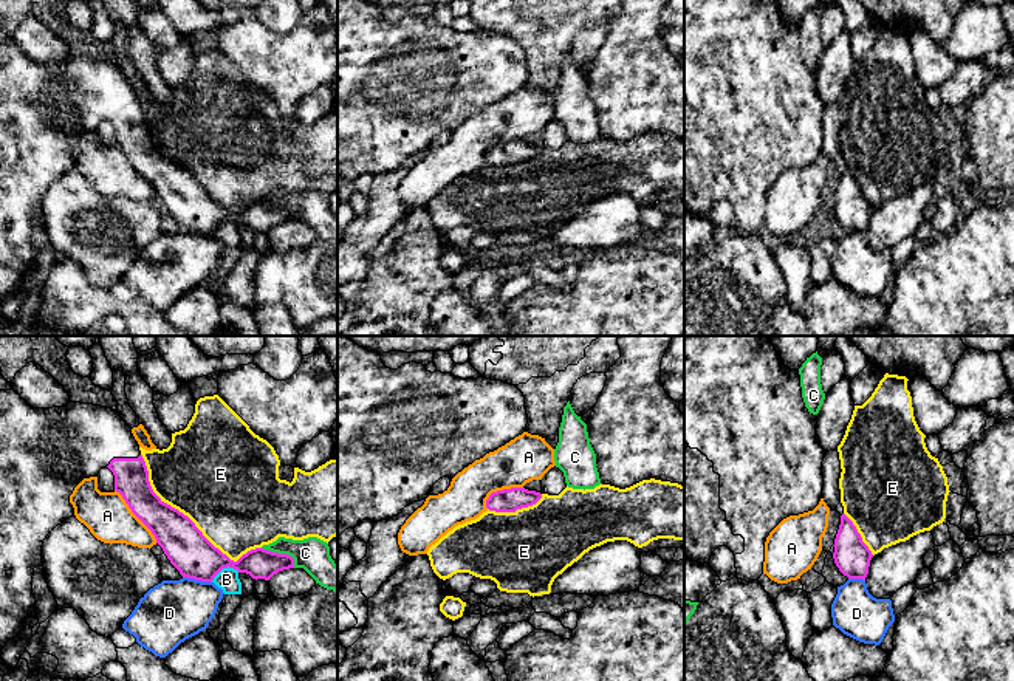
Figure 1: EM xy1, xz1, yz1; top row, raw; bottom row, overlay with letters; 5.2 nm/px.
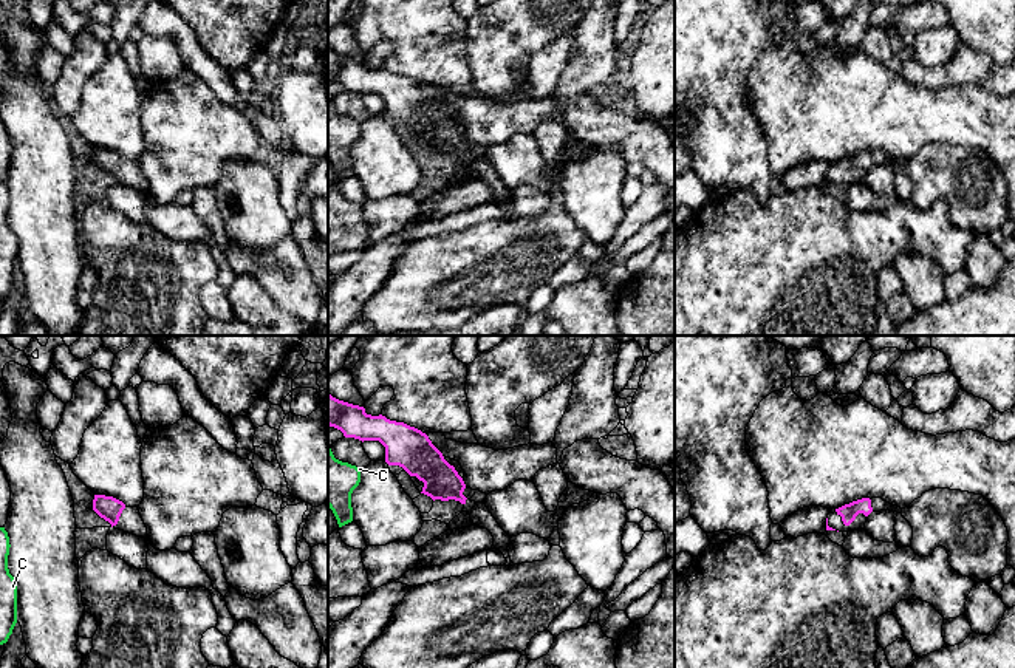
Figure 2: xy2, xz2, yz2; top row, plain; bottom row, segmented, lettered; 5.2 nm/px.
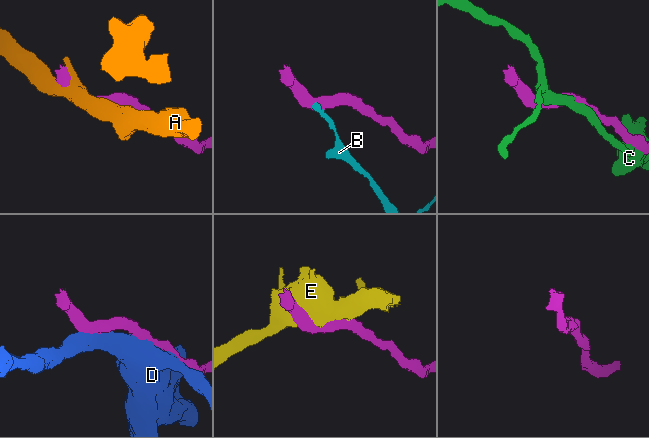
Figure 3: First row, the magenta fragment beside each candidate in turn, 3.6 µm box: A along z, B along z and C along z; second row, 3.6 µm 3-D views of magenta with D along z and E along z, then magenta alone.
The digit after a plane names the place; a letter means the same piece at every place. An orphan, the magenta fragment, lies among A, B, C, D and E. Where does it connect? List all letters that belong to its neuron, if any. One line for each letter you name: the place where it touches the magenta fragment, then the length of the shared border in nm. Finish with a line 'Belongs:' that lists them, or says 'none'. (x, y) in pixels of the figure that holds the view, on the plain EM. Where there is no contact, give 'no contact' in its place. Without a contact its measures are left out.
Belongs: none

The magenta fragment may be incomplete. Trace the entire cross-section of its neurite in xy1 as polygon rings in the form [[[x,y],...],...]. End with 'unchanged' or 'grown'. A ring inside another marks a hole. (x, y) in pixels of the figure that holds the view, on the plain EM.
[[[0,43],[0,303],[19,285],[37,279],[33,229],[36,220],[43,220],[43,193],[63,173],[76,170],[70,149],[84,132],[98,130],[104,121],[113,125],[115,144],[152,184],[183,231],[212,235],[229,220],[255,234],[269,234],[279,224],[294,221],[291,209],[263,201],[251,203],[234,215],[187,169],[164,156],[150,139],[132,82],[116,63],[71,54],[62,60],[34,62],[14,43]]] | grown

